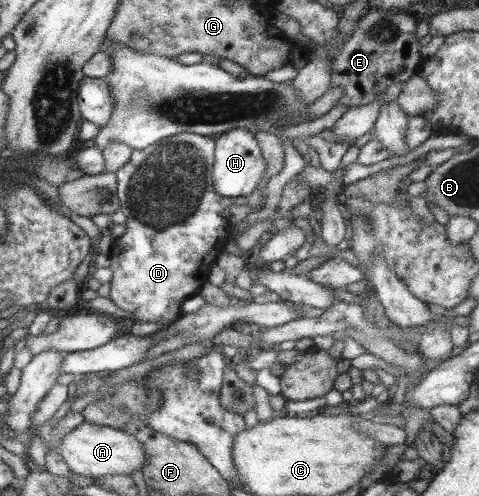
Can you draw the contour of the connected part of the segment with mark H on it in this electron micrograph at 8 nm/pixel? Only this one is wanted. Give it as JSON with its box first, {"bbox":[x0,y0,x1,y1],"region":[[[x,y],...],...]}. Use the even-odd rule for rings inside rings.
{"bbox":[210,129,265,198],"region":[[[233,129],[222,133],[214,141],[214,159],[210,172],[210,183],[213,192],[223,198],[247,196],[253,192],[259,180],[265,174],[265,161],[261,158],[260,148],[254,134],[246,129]]]}

